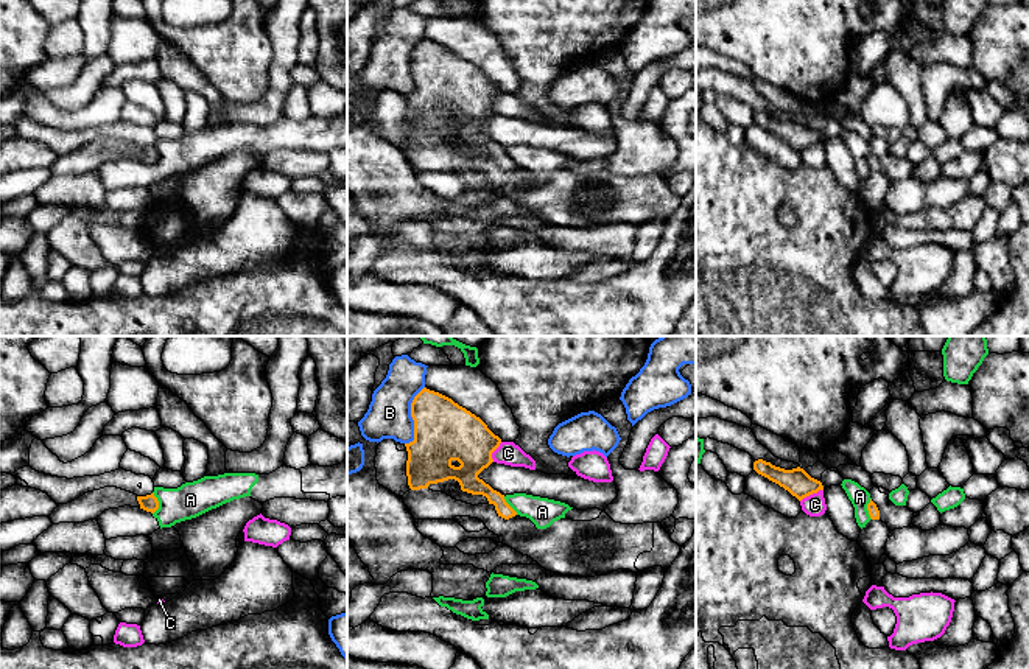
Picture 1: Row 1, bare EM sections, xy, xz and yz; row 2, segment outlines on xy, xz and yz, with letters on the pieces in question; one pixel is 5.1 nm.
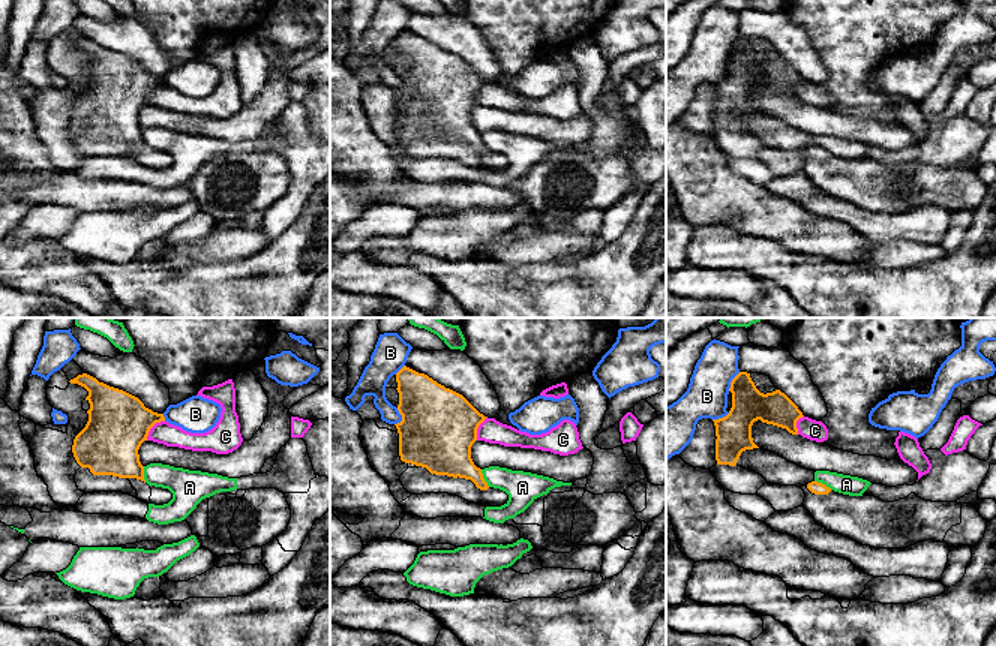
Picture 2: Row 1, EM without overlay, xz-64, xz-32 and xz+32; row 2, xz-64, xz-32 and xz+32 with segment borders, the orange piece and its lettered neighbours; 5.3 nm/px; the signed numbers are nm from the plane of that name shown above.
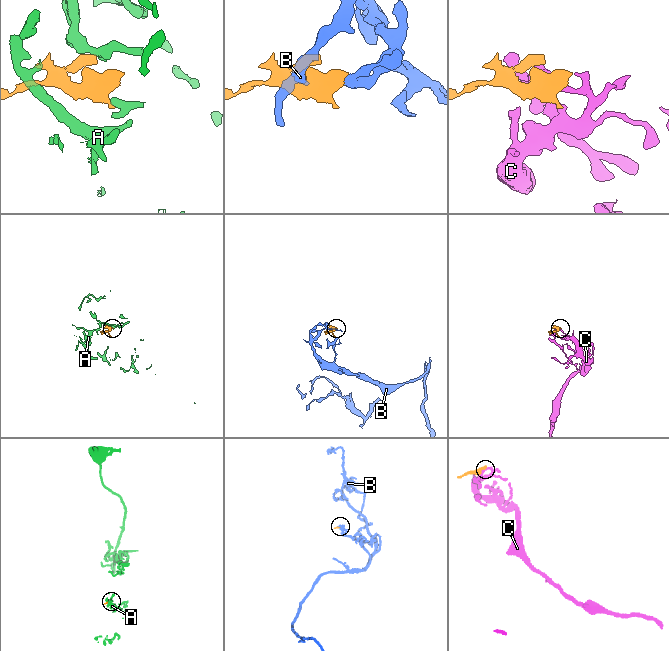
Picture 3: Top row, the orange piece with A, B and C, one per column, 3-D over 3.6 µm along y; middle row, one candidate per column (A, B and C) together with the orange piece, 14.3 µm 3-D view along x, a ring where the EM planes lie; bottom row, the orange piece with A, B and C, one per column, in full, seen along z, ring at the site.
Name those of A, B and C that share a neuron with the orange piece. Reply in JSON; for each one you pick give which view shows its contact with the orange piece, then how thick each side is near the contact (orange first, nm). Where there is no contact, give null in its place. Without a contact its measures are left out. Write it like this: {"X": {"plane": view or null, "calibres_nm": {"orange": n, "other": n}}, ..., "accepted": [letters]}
{"A": {"plane": "xy", "calibres_nm": {"orange": 90, "other": 180}}, "accepted": ["A"]}

